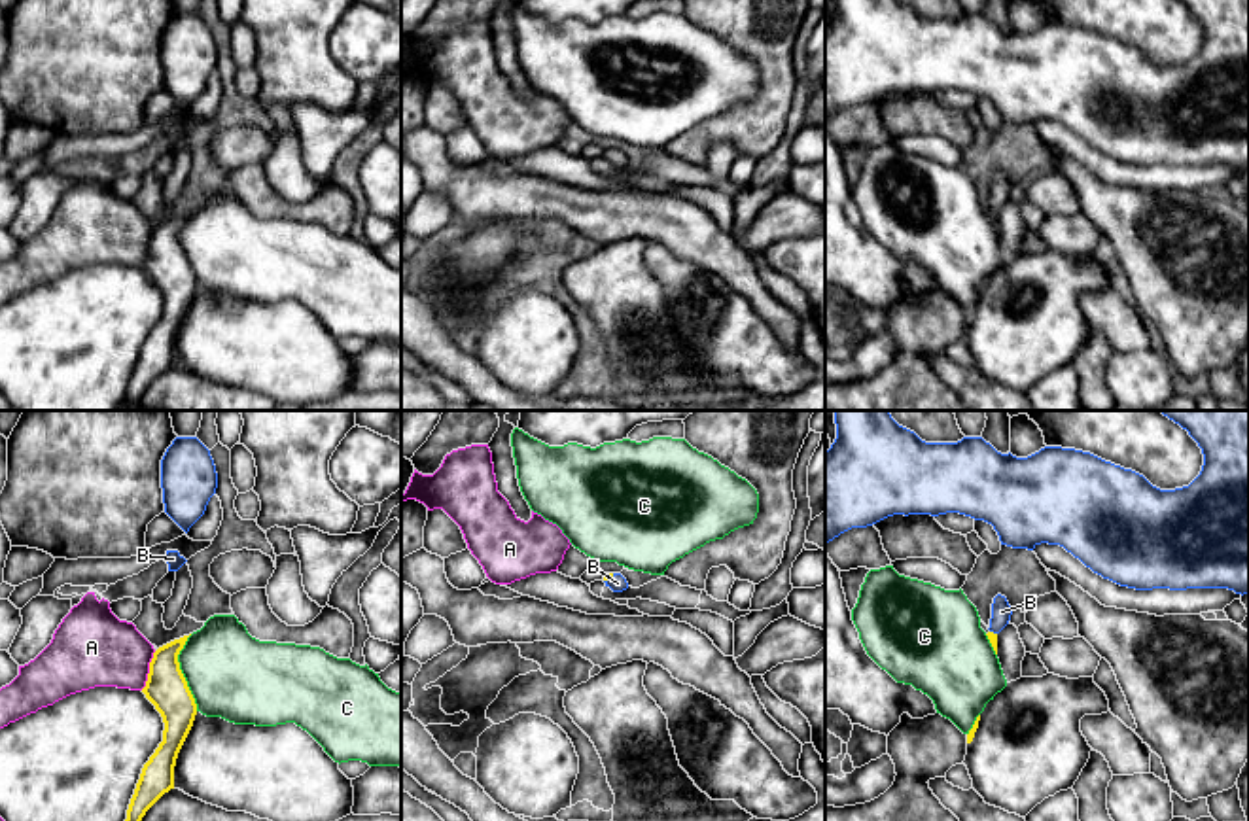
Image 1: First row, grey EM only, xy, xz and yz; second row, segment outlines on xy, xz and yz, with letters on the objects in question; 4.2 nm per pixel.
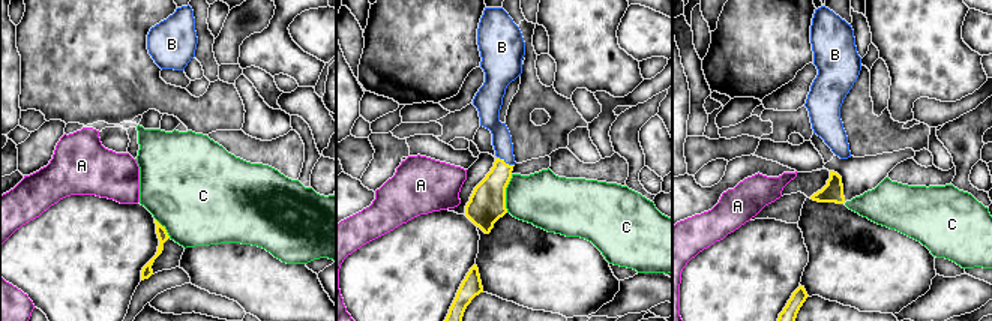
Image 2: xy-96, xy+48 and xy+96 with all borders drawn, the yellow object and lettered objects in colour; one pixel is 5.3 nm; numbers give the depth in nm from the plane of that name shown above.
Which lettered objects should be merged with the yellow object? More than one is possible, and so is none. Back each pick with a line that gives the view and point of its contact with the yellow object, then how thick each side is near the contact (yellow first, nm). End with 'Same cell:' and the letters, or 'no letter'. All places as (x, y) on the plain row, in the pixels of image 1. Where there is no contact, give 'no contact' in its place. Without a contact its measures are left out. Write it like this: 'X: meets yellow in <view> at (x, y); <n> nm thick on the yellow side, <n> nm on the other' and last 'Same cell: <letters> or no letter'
B: meets yellow in xz at (608, 154); 30 nm thick on the yellow side, 80 nm on the other
Same cell: B

